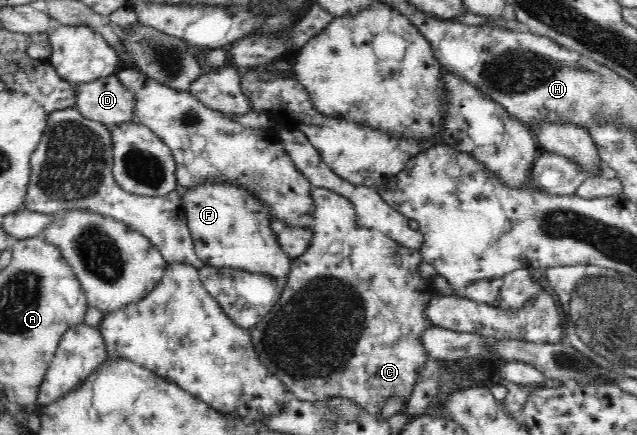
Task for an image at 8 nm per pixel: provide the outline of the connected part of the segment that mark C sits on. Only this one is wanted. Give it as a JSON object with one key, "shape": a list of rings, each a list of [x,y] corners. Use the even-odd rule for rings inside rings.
{"shape":[[[312,187],[311,197],[314,202],[312,242],[305,254],[293,260],[287,279],[282,282],[283,290],[279,300],[253,328],[248,330],[248,333],[251,335],[257,360],[261,361],[269,374],[276,376],[284,384],[286,390],[289,390],[290,394],[293,394],[298,400],[317,402],[326,400],[328,397],[347,397],[359,404],[365,411],[377,416],[382,411],[385,402],[391,400],[393,395],[401,395],[404,402],[409,402],[412,388],[418,379],[418,370],[431,358],[420,336],[424,330],[435,327],[430,318],[426,317],[428,302],[433,295],[437,295],[435,287],[432,280],[425,280],[418,271],[419,264],[422,262],[420,251],[400,246],[398,242],[383,232],[376,232],[372,228],[361,226],[357,220],[355,206],[345,196],[327,188]]]}

